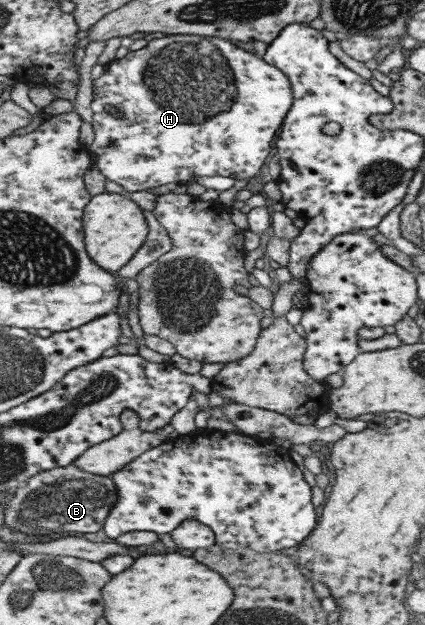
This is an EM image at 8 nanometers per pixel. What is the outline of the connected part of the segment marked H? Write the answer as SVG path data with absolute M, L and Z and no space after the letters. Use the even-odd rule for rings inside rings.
M176 34L164 35L149 41L144 48L135 52L128 52L121 60L113 60L105 66L104 73L94 82L94 100L92 102L95 118L93 127L95 138L88 146L94 160L95 167L107 178L124 188L124 193L147 191L171 182L185 183L194 176L226 176L234 179L251 178L255 176L261 166L267 162L271 154L273 134L281 128L283 120L293 102L291 85L285 77L285 72L275 65L267 64L264 58L257 54L247 52L245 48L237 48L229 39L219 37L206 37L203 35ZM108 106L116 106L121 111L121 116L113 116L107 112Z

